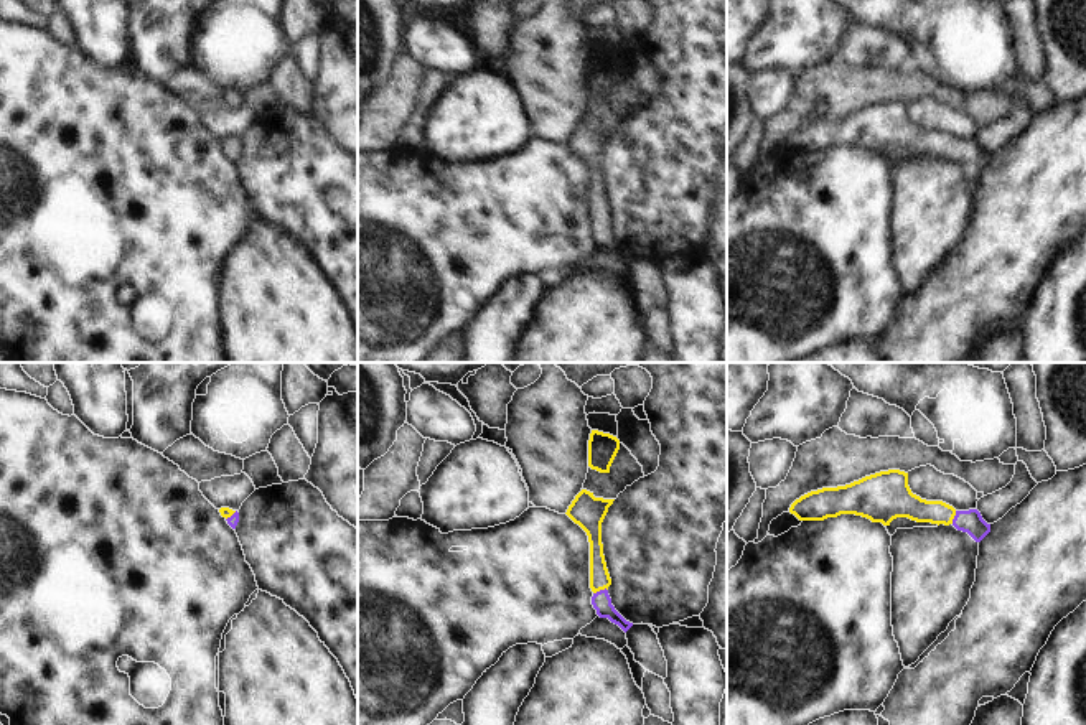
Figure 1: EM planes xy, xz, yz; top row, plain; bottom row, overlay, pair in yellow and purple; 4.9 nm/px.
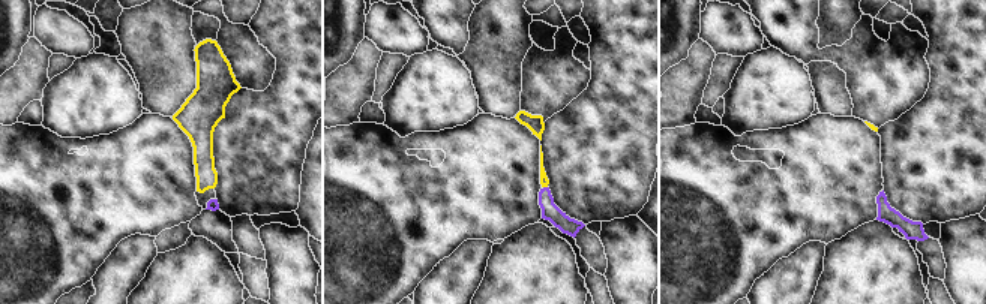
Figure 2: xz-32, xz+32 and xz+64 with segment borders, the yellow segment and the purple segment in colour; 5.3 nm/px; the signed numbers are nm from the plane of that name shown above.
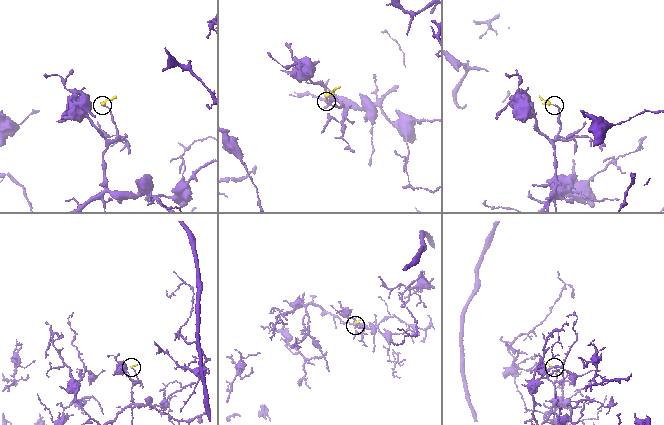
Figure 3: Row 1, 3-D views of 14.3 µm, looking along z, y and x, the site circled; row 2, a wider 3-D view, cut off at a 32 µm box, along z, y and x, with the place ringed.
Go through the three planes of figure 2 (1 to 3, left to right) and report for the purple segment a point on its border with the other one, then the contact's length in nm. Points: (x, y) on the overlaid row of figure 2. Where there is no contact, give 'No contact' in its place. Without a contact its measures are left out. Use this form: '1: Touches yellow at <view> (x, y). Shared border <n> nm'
1: No contact
2: Touches yellow at xz+32 (545, 186). Shared border 30 nm
3: No contact

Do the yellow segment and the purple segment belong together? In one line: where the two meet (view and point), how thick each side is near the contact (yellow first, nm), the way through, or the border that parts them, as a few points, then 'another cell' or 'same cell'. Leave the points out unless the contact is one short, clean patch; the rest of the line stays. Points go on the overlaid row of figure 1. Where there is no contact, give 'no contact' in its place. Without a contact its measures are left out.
xz (600, 589) | 100/90 nm | across xz (600, 579), (600, 589), (600, 600) | same cell

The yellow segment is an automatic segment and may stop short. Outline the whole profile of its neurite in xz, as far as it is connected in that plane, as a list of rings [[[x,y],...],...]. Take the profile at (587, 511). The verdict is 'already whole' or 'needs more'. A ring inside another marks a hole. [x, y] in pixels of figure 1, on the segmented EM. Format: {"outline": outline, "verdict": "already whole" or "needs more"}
{"outline": [[[582,489],[567,509],[567,516],[578,524],[588,536],[590,542],[590,588],[593,592],[592,605],[600,618],[608,618],[625,633],[633,626],[611,605],[608,587],[611,578],[606,568],[602,522],[615,499],[595,498],[593,493]]], "verdict": "needs more"}

